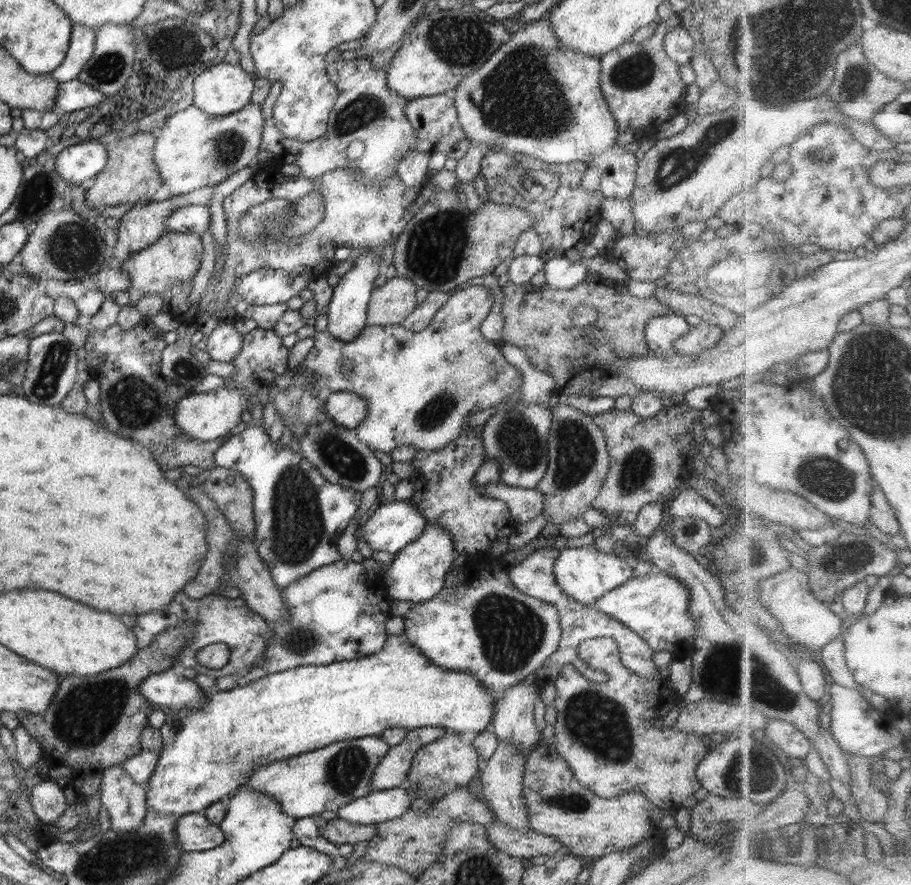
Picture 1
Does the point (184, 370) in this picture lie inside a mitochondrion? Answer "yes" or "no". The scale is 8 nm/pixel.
yes

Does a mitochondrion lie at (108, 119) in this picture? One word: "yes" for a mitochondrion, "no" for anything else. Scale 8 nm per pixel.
no

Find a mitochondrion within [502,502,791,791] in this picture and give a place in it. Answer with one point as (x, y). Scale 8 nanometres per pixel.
(599, 724)

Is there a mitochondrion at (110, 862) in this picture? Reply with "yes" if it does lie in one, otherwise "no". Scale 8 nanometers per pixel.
yes

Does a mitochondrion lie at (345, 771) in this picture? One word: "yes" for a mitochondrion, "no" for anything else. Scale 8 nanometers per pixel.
yes

